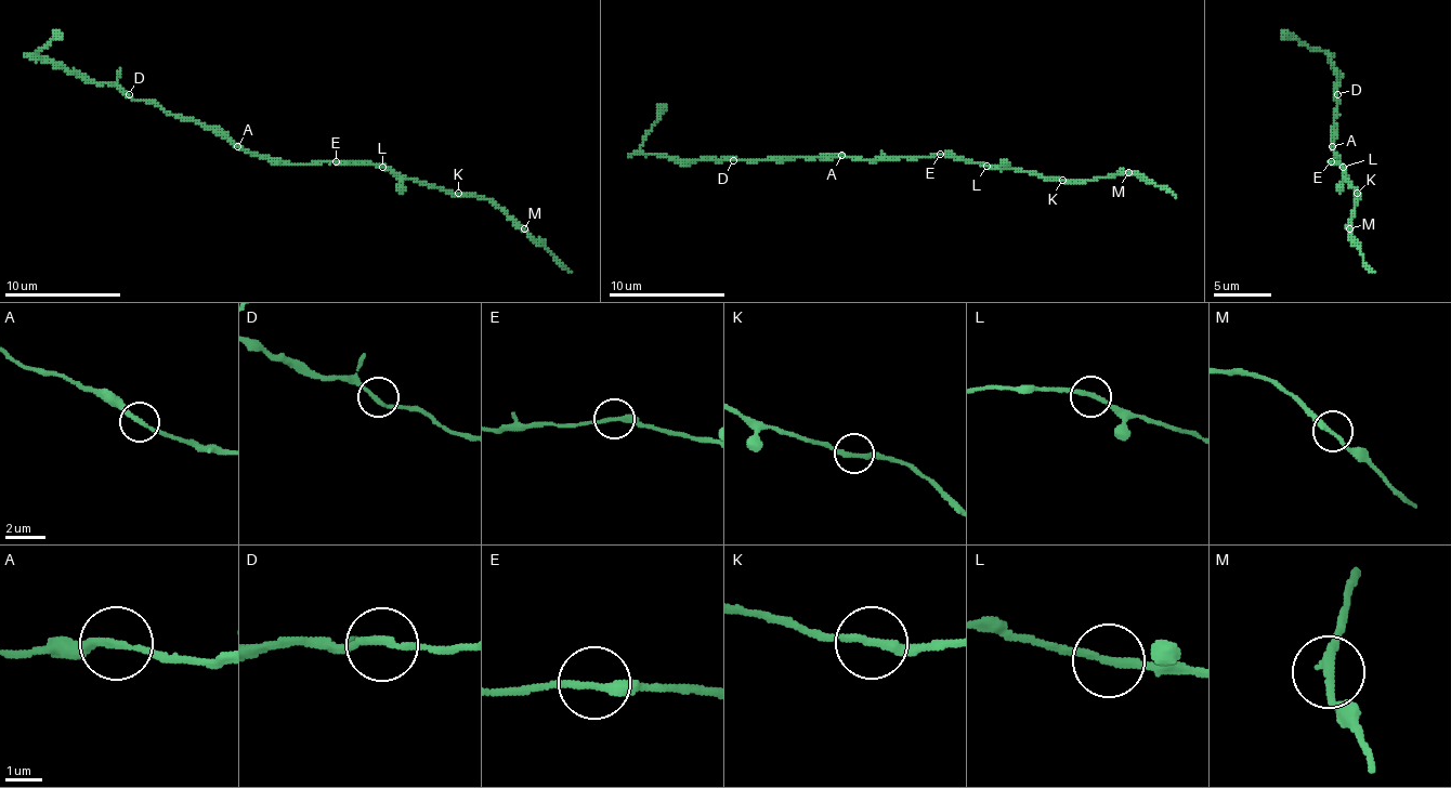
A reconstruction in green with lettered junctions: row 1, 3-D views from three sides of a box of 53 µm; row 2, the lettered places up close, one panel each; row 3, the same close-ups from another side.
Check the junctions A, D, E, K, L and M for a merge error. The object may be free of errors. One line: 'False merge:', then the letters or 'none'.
False merge: none

